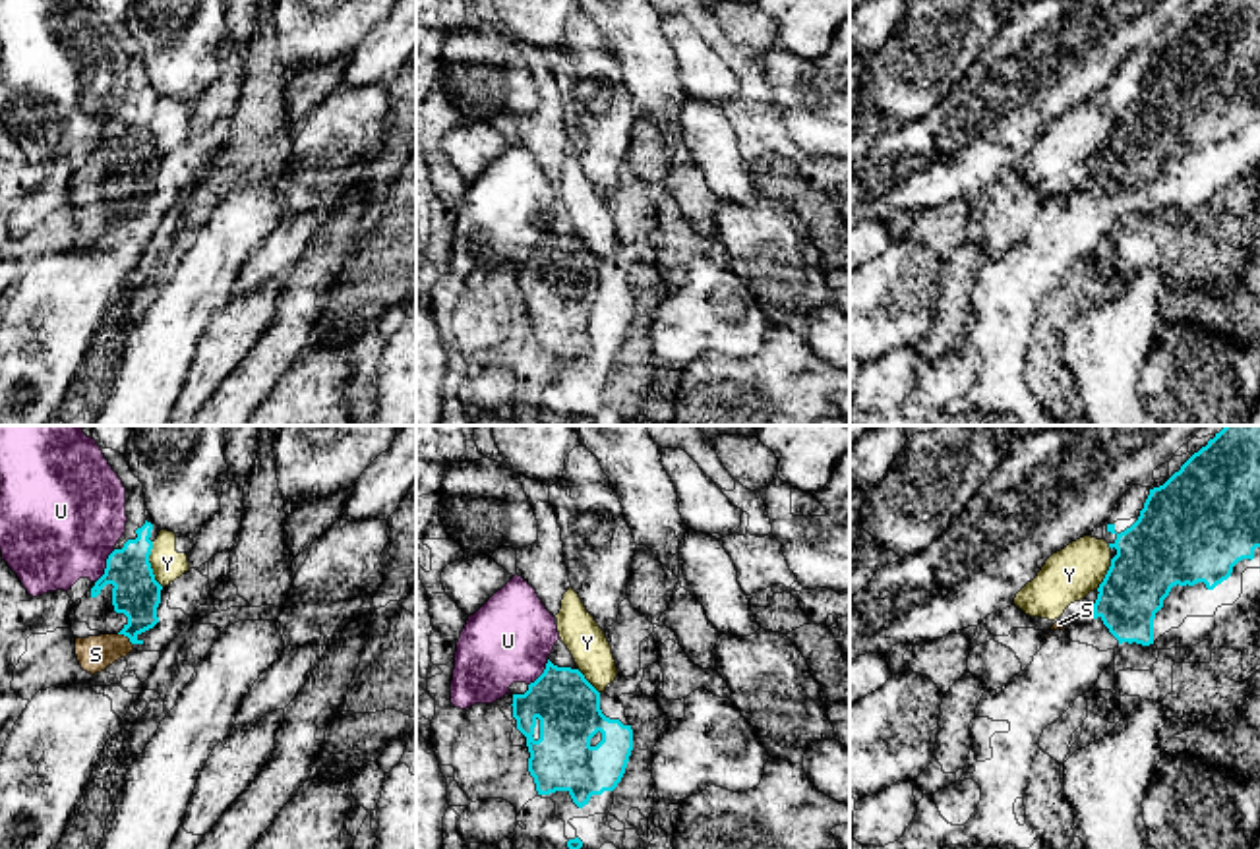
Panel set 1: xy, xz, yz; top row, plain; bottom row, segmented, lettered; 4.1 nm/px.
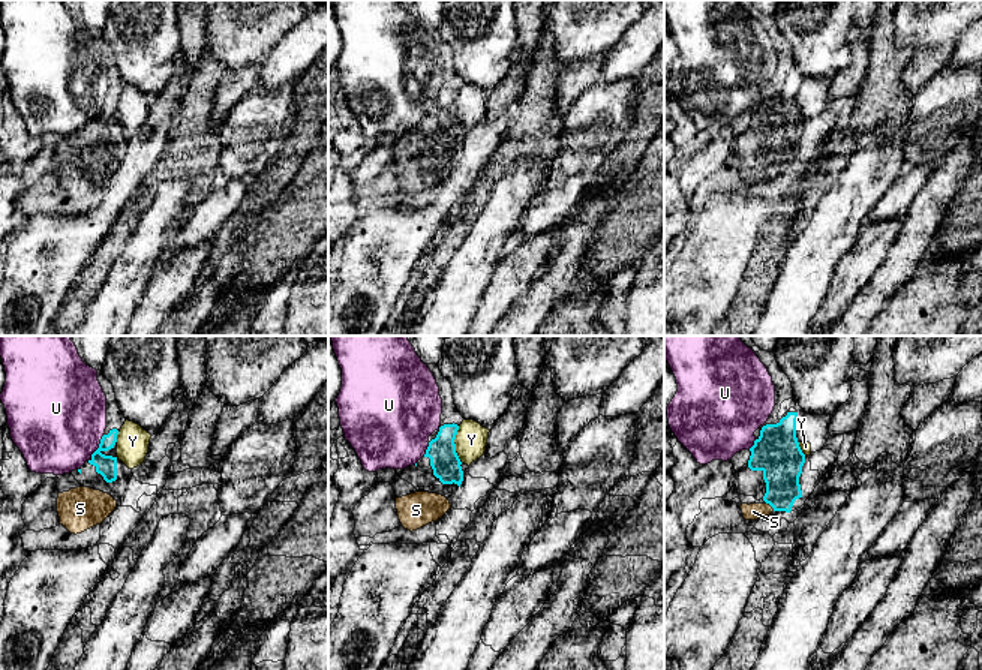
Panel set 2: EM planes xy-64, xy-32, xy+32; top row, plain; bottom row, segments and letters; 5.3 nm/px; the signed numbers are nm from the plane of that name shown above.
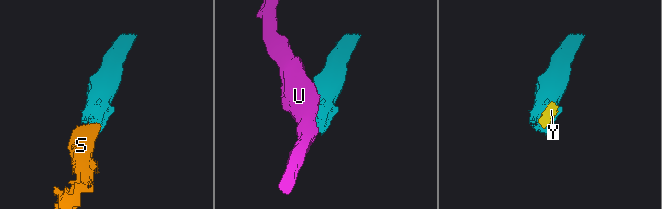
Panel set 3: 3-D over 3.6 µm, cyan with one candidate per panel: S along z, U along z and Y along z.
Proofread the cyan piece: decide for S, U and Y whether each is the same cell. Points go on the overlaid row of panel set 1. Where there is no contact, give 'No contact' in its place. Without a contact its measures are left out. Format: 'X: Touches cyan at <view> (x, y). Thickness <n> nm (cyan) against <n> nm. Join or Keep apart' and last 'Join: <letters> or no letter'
S: Touches cyan at xy (126, 635). Thickness 200 nm (cyan) against 150 nm. Join
U: Touches cyan at xy (107, 567). Thickness 200 nm (cyan) against 460 nm. Keep apart
Y: Touches cyan at xy (150, 565). Thickness 200 nm (cyan) against 140 nm. Keep apart
Join: S

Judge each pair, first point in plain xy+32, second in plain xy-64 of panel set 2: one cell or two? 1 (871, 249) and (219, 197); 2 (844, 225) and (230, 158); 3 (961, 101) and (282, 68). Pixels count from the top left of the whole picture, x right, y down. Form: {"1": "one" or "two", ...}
{"1": "two", "2": "two", "3": "two"}

